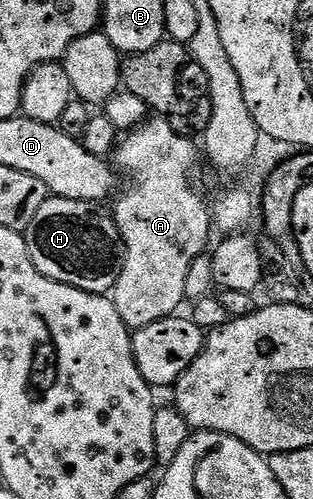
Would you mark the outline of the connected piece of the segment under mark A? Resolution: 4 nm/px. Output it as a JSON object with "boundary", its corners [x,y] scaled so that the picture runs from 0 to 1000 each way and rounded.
{"boundary":[[[489,232],[454,244],[435,261],[409,263],[358,303],[358,331],[383,343],[393,357],[399,347],[412,375],[371,391],[374,407],[355,413],[361,439],[399,491],[393,545],[358,577],[355,595],[380,633],[393,633],[415,663],[454,661],[470,649],[550,637],[575,623],[565,619],[578,605],[594,603],[597,537],[623,529],[633,513],[658,507],[668,461],[674,469],[674,413],[665,403],[655,407],[652,393],[617,375],[629,309],[636,317],[633,287],[626,293],[617,285],[626,283],[581,269],[534,236]]]}

